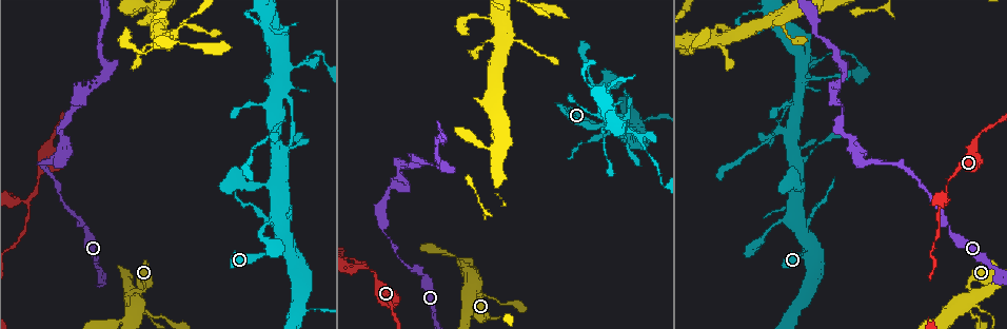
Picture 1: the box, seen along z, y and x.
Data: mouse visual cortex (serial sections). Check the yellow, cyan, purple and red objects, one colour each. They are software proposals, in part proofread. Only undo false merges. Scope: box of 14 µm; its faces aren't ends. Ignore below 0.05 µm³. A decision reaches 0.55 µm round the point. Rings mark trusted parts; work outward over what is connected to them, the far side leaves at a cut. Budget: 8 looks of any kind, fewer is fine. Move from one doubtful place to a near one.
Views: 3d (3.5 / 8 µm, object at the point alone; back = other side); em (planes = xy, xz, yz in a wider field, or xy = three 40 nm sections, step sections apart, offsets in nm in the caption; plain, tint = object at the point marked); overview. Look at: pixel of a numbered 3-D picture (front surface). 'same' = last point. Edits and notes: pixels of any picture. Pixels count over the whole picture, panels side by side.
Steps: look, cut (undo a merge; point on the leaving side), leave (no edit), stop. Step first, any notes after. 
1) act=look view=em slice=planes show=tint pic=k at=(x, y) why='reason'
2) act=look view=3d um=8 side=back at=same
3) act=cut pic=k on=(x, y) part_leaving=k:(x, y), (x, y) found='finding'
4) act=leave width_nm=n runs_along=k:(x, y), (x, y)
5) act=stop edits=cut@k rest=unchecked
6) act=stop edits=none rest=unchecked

act=look view=3d um=8 pic=1 at=(266, 219) why='narrows sharply'

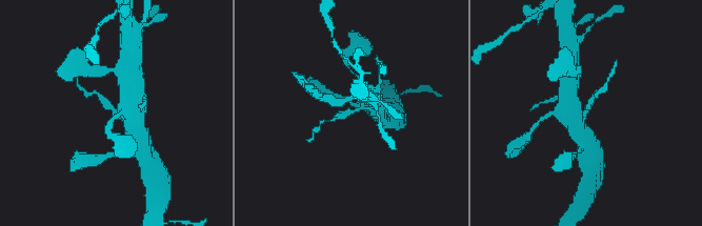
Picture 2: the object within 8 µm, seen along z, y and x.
act=look view=3d um=3.5 pic=2 at=(349, 112) why='zoom in'

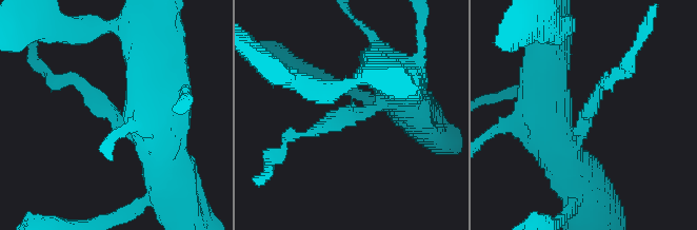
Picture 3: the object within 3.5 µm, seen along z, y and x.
act=look view=em slice=xy step=3 show=tint pic=3 at=(585, 122) arm_widths_nm=150,500

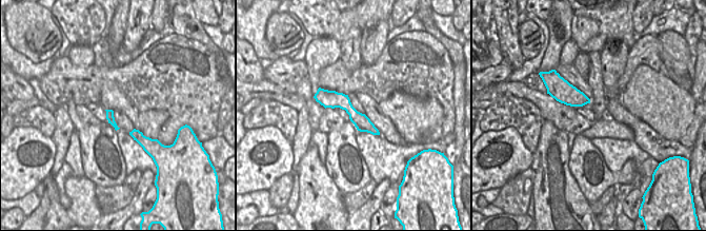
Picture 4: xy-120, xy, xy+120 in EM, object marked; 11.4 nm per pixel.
act=leave width_nm=190 runs_along=4:(317, 96), (339, 99), (376, 132) found='all the same cell'

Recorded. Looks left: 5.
act=look view=3d um=3.5 pic=1 at=(399, 182) why='abrupt turn'

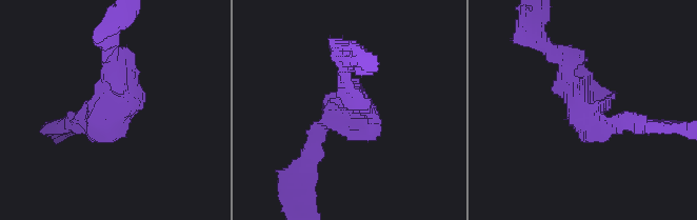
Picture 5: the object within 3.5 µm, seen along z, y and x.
act=look view=em slice=planes show=plain pic=5 at=(117, 101)

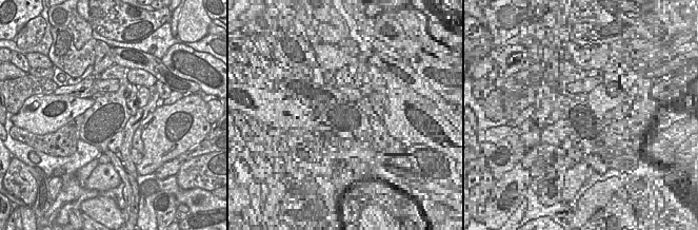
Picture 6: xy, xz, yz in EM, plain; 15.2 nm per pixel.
act=look view=em slice=planes show=tint at=same

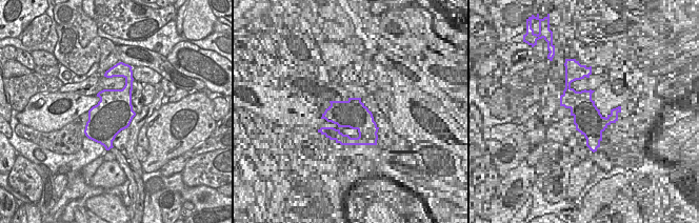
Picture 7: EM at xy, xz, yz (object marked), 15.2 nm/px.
act=leave runs_along=5:(624, 122), (584, 116), (546, 47) found='one cell here'

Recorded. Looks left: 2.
act=look view=3d um=8 side=back pic=1 at=(362, 267) why='a fork'

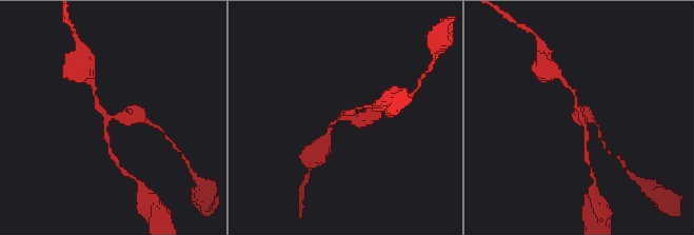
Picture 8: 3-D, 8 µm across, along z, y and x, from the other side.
act=look view=em slice=xy step=2 show=tint pic=8 at=(106, 118) why='shape alone is not enough'

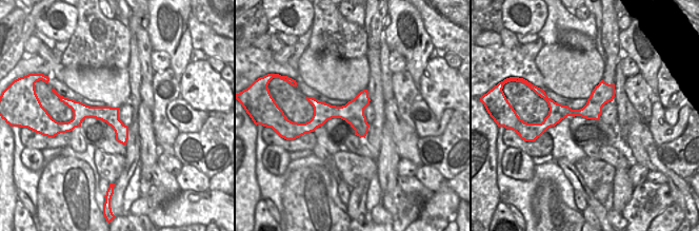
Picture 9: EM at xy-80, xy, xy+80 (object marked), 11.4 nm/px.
act=leave width_nm=260 runs_along=8:(93, 93), (106, 118), (133, 119) found='all the same cell'

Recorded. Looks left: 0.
act=stop edits=none rest=unchecked

